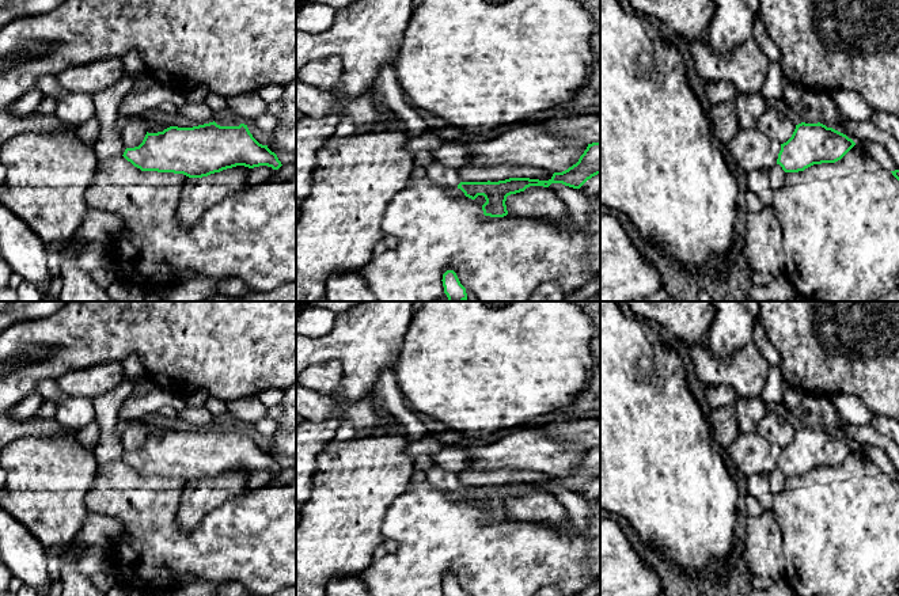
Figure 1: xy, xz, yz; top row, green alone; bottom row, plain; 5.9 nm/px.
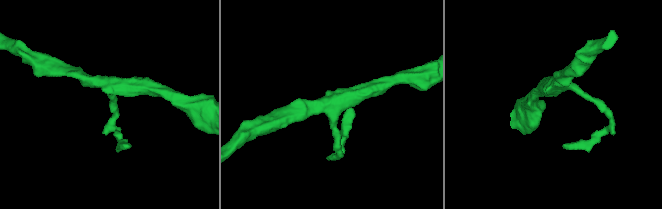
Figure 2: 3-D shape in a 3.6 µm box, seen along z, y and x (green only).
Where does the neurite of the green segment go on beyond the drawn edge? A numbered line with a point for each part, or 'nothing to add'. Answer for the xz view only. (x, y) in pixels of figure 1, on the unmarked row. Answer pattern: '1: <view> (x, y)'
1: xz (443, 479)

